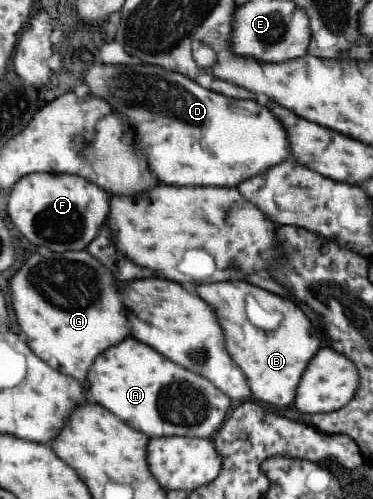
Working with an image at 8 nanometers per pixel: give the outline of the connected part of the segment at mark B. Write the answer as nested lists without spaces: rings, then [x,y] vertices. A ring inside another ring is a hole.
[[[246,280],[199,284],[195,286],[195,292],[203,302],[207,302],[207,306],[216,316],[216,321],[225,335],[225,351],[247,379],[250,396],[263,402],[267,400],[268,404],[277,406],[289,404],[294,399],[299,379],[309,360],[324,345],[320,331],[312,326],[311,321],[293,301],[251,285]],[[249,295],[265,310],[278,310],[281,313],[277,328],[261,330],[249,322],[245,312],[245,297]]]

